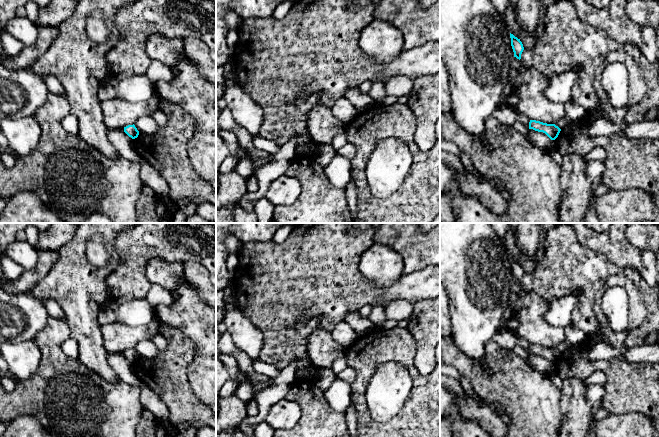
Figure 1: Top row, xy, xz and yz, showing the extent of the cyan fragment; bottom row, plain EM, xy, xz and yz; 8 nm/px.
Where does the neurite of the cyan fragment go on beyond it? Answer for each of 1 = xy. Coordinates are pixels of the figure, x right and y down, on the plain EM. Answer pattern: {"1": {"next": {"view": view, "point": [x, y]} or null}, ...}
{"1": {"next": null}}

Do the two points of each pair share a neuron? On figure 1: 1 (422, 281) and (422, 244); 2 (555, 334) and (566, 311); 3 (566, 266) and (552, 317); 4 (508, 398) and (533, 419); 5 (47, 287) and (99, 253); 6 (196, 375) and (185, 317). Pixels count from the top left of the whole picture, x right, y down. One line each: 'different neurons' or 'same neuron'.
1: different neurons
2: different neurons
3: different neurons
4: same neuron
5: different neurons
6: same neuron

